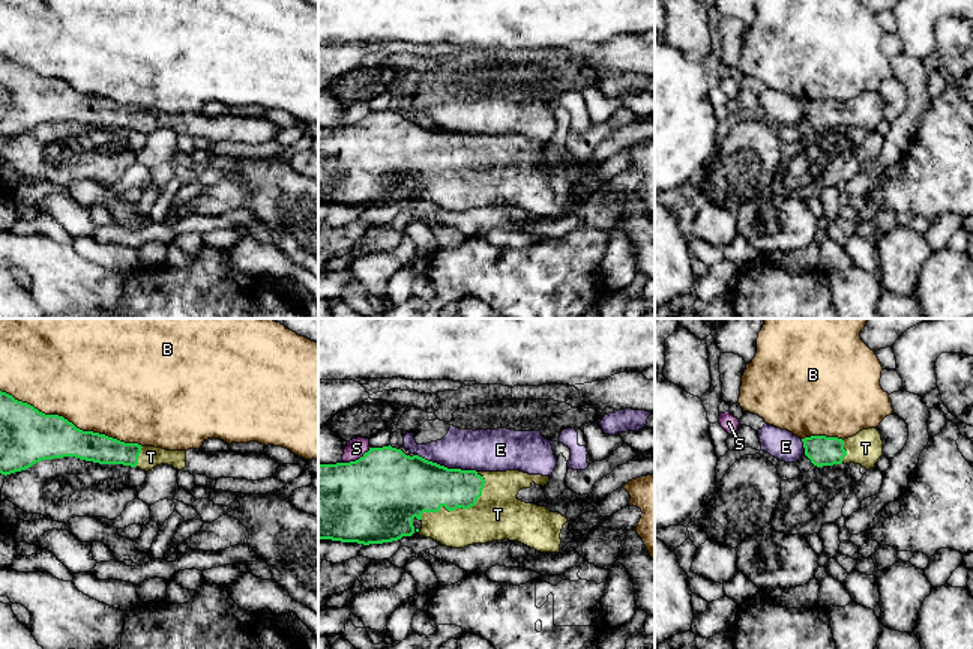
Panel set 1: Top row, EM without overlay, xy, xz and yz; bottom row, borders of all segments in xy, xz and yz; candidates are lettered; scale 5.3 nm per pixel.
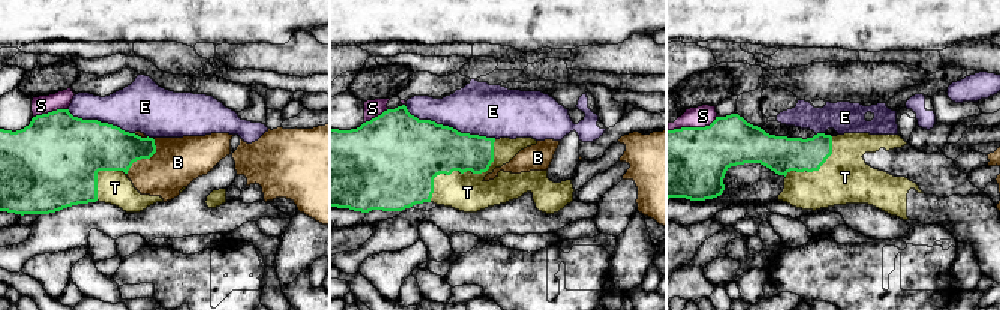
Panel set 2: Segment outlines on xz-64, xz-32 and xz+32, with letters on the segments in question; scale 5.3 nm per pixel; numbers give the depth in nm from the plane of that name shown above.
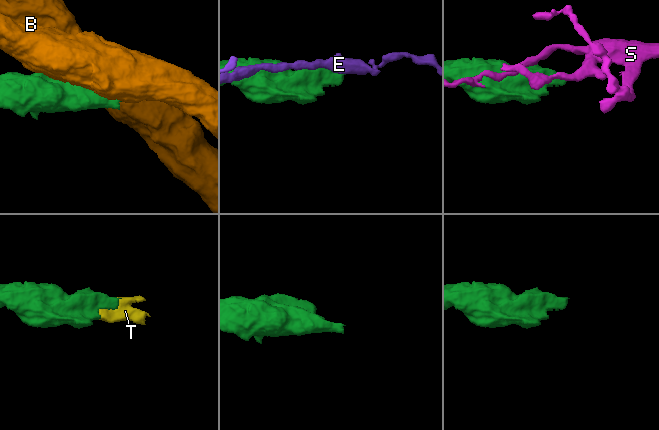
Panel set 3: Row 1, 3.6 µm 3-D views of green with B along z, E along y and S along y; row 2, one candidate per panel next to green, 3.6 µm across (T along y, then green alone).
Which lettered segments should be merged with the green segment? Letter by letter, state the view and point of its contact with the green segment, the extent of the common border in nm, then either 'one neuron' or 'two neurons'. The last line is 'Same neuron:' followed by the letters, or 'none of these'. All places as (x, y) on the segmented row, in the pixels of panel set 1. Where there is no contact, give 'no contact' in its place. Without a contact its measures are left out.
B: xy (71, 422) | 800 nm | two neurons
E: xz (446, 467) | 340 nm | two neurons
S: xz (359, 458) | 170 nm | two neurons
T: xz (460, 507) | 420 nm | one neuron
Same neuron: T

